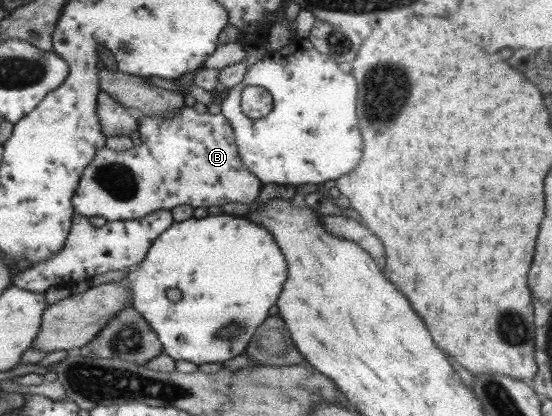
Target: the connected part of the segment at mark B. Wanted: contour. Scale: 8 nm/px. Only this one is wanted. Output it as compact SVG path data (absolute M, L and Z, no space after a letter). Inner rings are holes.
M183 105L174 117L166 119L138 114L138 131L141 144L133 145L129 150L116 151L106 146L97 150L93 160L83 169L72 198L75 213L87 218L96 216L107 221L123 221L144 218L157 210L173 211L183 204L207 210L235 202L249 205L259 197L263 184L243 164L232 126L221 113L200 113Z

